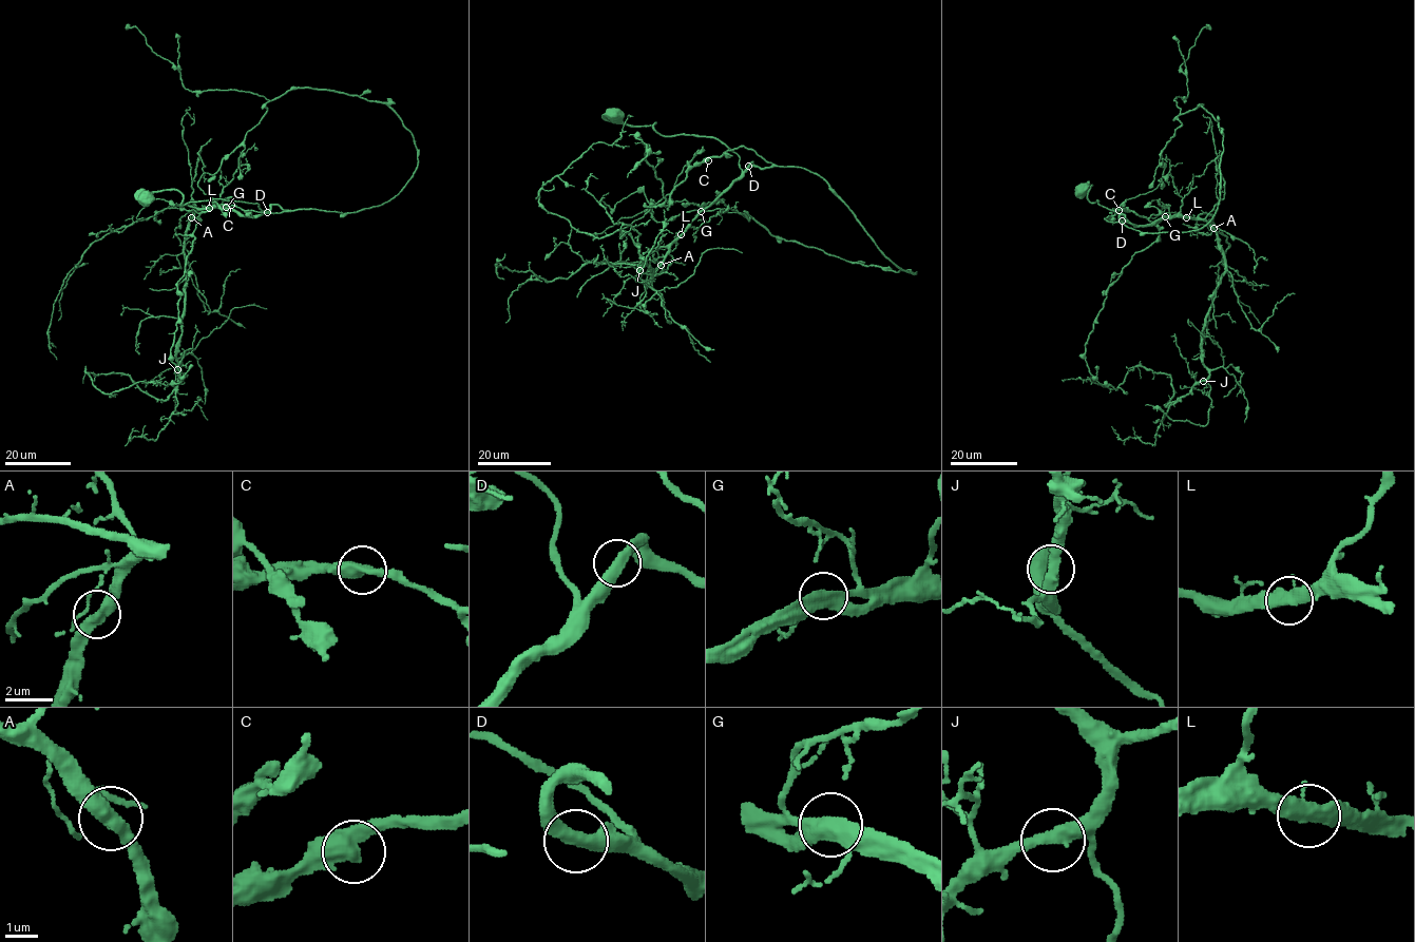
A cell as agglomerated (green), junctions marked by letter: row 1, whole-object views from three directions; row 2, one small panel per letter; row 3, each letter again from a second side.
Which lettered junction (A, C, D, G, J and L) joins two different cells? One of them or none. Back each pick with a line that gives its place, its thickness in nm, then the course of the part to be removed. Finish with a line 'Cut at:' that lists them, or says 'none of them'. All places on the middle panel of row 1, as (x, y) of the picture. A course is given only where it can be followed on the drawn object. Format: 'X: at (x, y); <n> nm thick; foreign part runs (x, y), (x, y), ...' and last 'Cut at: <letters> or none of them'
Cut at: none of them

